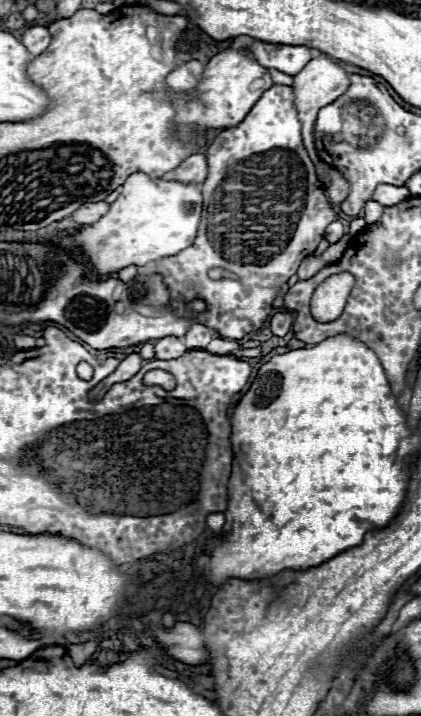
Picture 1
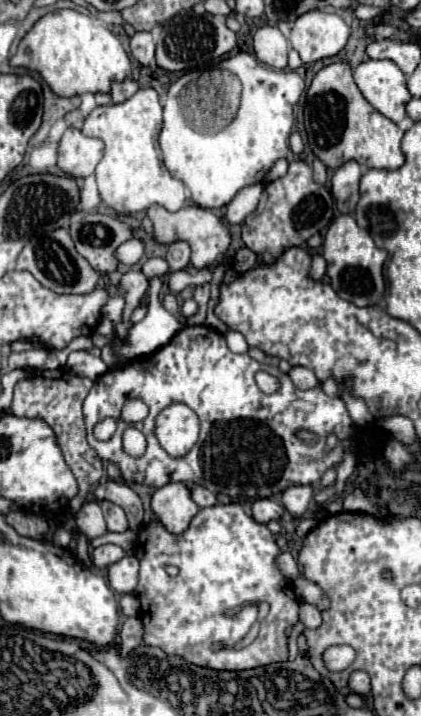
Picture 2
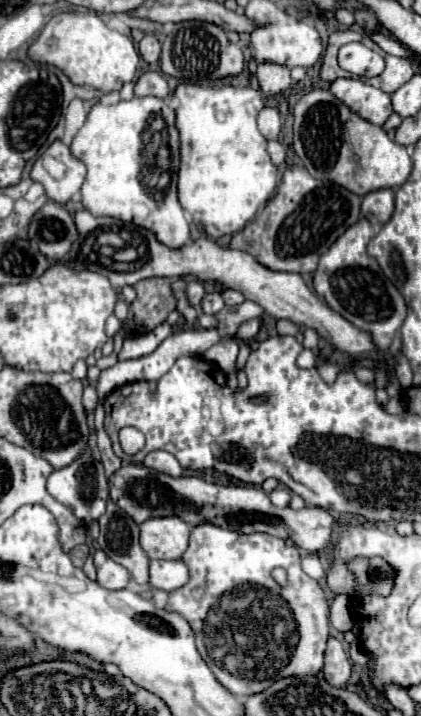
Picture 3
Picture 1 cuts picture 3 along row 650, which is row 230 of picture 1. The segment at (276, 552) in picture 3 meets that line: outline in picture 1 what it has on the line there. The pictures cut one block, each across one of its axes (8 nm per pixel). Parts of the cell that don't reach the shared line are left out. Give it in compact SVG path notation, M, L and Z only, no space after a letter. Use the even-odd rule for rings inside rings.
M272 86L262 94L262 98L252 106L242 122L234 128L226 128L220 134L236 134L232 158L220 174L208 176L202 184L204 208L202 222L198 226L198 238L186 250L176 256L158 260L156 272L164 276L164 284L172 290L170 306L178 316L186 314L186 302L200 298L206 302L206 312L194 316L198 324L214 328L224 338L242 338L248 332L256 332L268 320L272 302L284 282L296 274L304 256L312 254L330 222L336 220L322 184L316 176L316 168L308 158L302 144L302 124L298 120L298 110L294 104L294 90L290 86ZM222 268L236 274L234 280L220 278L210 280L208 270Z

